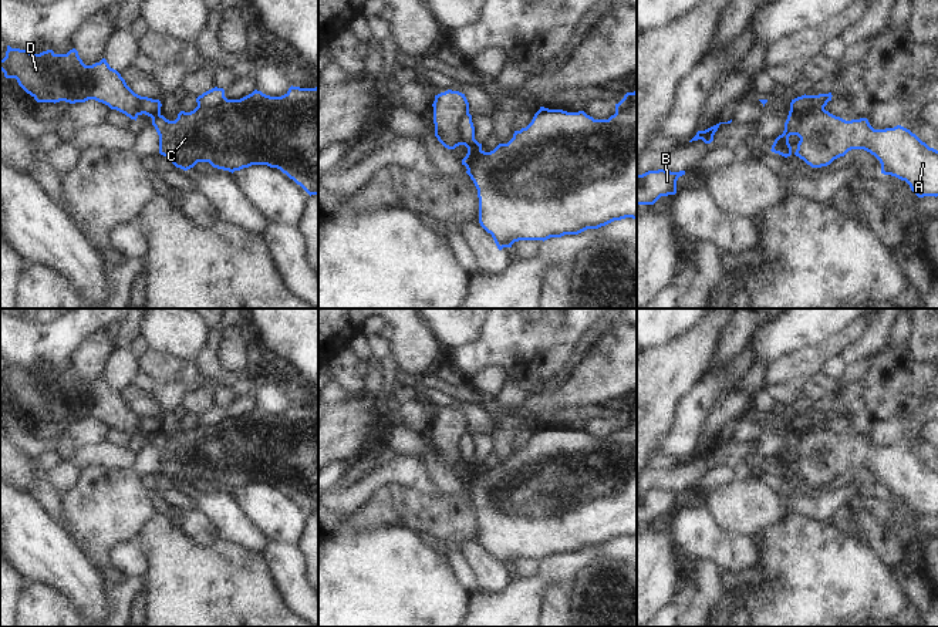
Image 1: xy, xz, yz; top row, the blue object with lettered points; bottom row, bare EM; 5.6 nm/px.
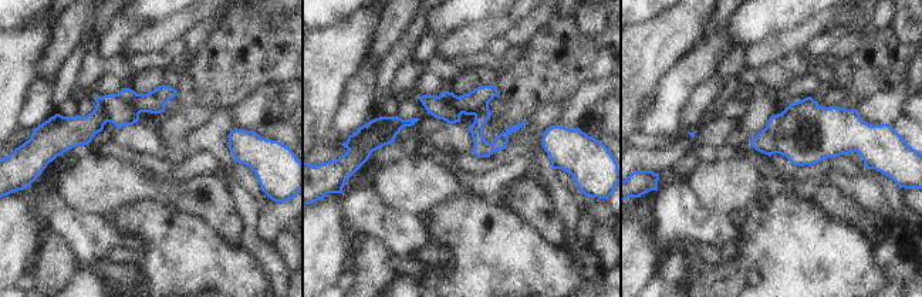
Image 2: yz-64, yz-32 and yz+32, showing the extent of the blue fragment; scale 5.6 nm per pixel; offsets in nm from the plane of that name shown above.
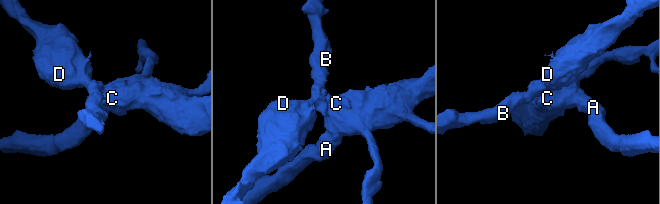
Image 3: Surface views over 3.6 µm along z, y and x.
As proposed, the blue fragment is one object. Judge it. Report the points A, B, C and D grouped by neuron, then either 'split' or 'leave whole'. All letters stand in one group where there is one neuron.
A C / B D; split

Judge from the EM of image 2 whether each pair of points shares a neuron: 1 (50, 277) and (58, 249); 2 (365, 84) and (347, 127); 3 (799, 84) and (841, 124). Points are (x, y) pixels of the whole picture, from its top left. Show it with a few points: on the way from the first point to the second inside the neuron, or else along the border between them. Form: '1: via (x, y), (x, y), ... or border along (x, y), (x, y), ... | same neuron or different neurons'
1: via (51, 270), (56, 256) | same neuron
2: via (360, 94), (355, 111), (350, 117) | same neuron
3: via (799, 98), (827, 124) | same neuron

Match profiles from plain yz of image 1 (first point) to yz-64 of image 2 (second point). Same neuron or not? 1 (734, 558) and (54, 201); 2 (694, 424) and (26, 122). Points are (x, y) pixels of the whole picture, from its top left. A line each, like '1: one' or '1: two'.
1: one
2: one

